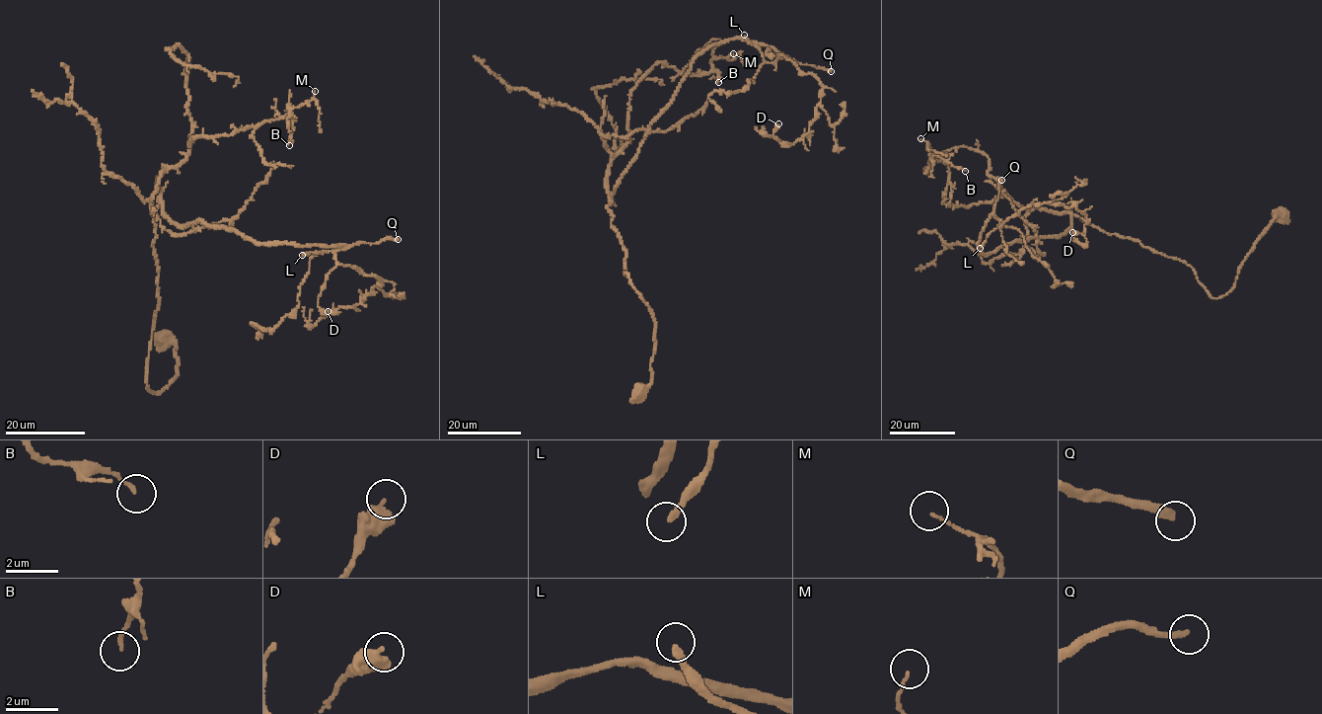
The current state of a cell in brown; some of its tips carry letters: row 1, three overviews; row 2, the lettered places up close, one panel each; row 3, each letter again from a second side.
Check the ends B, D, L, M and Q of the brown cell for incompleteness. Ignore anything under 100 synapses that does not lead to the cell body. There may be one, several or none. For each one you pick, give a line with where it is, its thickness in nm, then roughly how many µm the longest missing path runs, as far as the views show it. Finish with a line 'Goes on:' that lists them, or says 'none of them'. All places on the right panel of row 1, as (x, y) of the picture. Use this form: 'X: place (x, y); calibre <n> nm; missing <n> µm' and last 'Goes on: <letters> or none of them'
L: place (980, 248); calibre 240 nm; missing 60 µm
Q: place (1001, 180); calibre 240 nm; missing 110 µm
Goes on: L, Q

